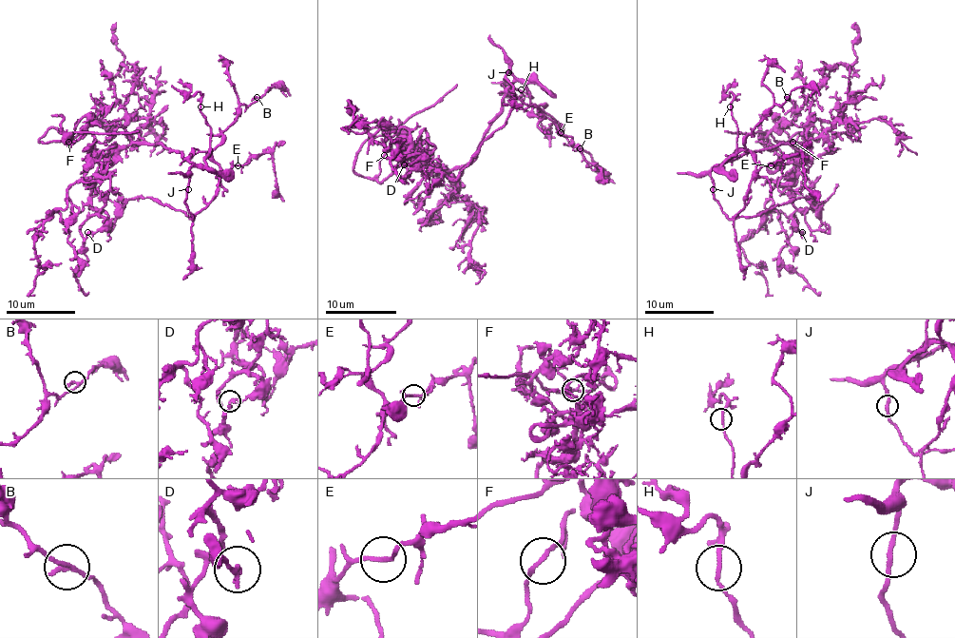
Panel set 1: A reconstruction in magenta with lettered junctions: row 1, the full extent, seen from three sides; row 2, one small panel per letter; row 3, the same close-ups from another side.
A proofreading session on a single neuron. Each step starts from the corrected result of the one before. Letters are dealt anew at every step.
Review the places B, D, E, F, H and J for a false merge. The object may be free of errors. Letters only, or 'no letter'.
F

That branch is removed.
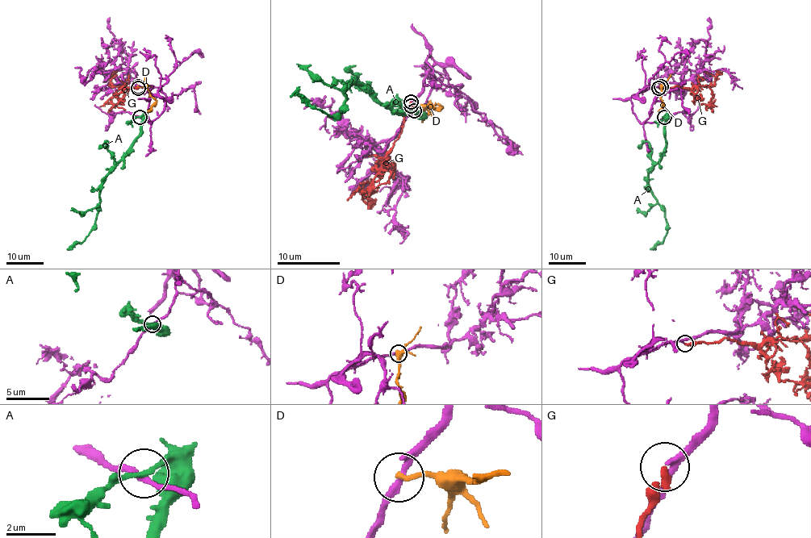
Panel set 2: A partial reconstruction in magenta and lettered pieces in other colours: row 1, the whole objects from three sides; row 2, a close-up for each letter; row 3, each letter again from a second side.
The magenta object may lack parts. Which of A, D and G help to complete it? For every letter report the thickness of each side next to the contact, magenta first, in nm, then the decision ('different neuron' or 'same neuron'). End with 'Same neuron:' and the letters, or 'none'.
A: calibres 200 and 180 nm; different neuron
D: calibres 280 and 200 nm; different neuron
G: calibres 240 and 280 nm; same neuron
Same neuron: G

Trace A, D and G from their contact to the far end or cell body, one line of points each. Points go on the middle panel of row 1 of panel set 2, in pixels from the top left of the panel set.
A: (413, 110), (418, 113), (386, 108), (363, 85), (345, 89), (345, 108), (338, 114), (290, 98)
D: (410, 105), (441, 106), (434, 106), (428, 114)
G: (410, 102), (399, 138), (388, 156), (382, 176), (365, 197), (366, 198), (371, 177)

